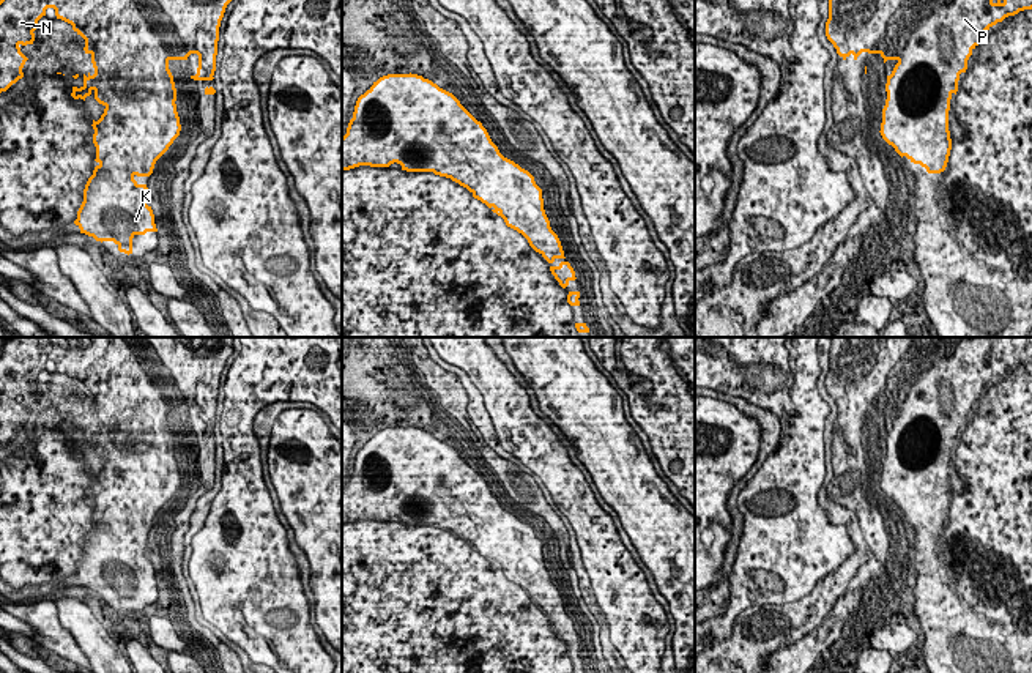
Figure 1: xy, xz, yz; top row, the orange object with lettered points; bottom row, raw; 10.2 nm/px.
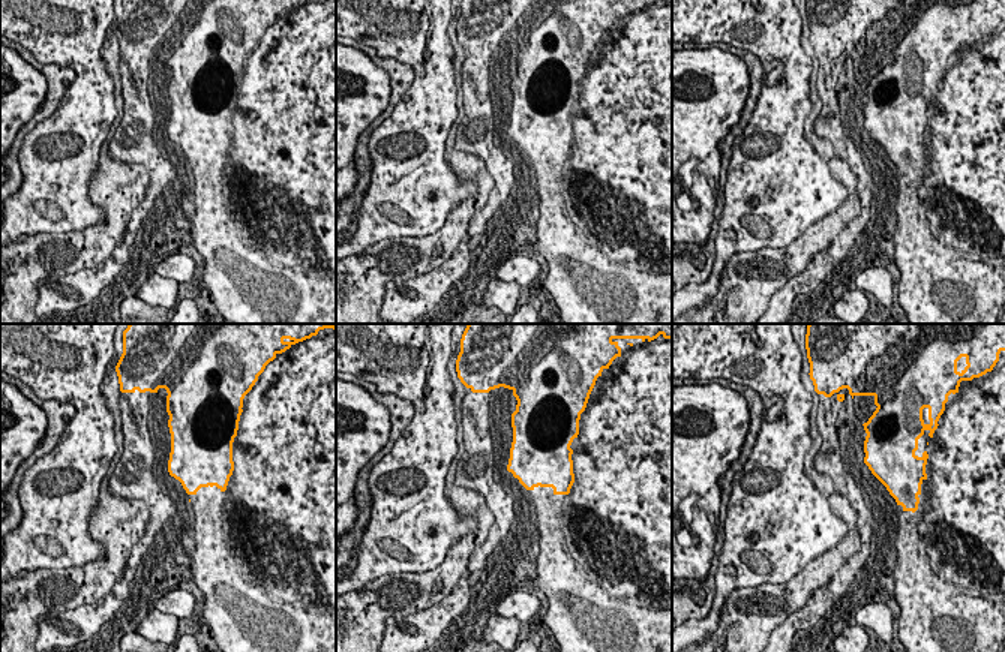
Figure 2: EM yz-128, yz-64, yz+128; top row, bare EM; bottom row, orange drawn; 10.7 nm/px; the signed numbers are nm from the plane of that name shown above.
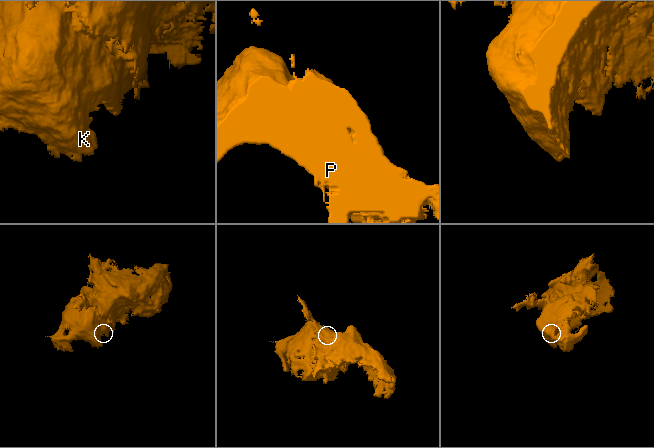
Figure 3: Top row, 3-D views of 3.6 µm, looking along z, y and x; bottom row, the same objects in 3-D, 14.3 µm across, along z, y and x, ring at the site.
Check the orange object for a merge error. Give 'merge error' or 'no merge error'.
merge error

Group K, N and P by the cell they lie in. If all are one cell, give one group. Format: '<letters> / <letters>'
K N / P

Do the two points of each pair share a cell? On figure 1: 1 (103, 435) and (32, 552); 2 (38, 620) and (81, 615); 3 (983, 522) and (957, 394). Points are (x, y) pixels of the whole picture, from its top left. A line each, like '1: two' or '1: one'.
1: one
2: two
3: two

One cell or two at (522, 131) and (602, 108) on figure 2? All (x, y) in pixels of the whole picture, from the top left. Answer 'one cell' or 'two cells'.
one cell

